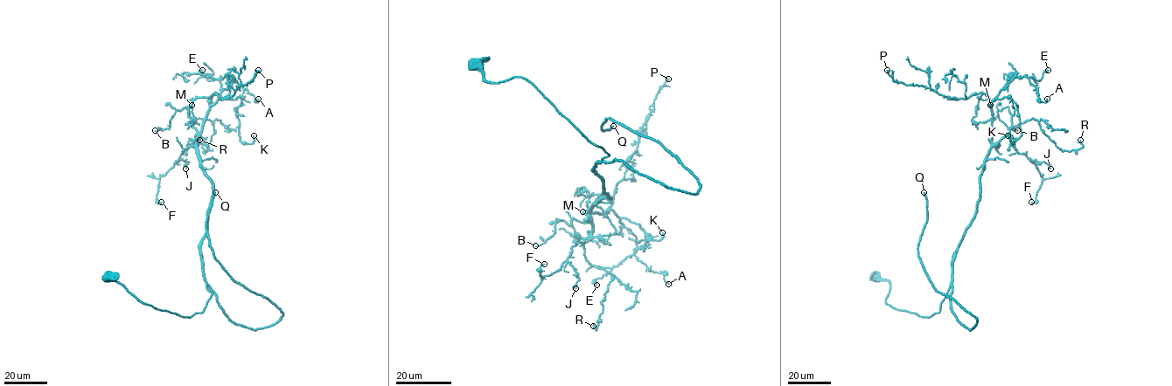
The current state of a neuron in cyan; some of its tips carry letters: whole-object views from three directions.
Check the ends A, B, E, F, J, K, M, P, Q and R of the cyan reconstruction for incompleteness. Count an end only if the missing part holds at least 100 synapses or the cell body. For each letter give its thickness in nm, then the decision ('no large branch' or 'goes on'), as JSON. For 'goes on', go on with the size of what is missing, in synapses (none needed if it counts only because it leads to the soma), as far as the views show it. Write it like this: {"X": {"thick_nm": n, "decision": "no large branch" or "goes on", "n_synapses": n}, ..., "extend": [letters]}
{"A": {"thick_nm": 120, "decision": "no large branch"}, "B": {"thick_nm": 120, "decision": "no large branch"}, "E": {"thick_nm": 340, "decision": "no large branch"}, "F": {"thick_nm": 120, "decision": "no large branch"}, "J": {"thick_nm": 110, "decision": "no large branch"}, "K": {"thick_nm": 130, "decision": "no large branch"}, "M": {"thick_nm": 110, "decision": "no large branch"}, "P": {"thick_nm": 300, "decision": "no large branch"}, "Q": {"thick_nm": 280, "decision": "goes on", "n_synapses": 450}, "R": {"thick_nm": 130, "decision": "no large branch"}, "extend": ["Q"]}

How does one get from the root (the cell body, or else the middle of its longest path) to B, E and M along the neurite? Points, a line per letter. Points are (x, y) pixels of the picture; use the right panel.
B: (877, 277), (889, 283), (887, 304), (939, 311), (984, 160), (1012, 127), (1008, 108), (998, 110), (1017, 130)
E: (877, 277), (889, 283), (887, 304), (939, 311), (980, 196), (989, 104), (1015, 76), (1040, 80), (1048, 70)
M: (877, 277), (887, 304), (939, 311), (992, 142), (990, 100), (978, 97), (973, 122), (990, 105)

